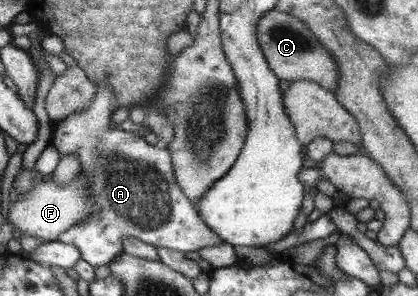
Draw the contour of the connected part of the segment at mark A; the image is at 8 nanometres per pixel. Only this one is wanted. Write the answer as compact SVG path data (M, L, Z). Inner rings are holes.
M101 83L96 86L91 104L81 107L79 111L57 121L55 129L49 138L49 145L55 147L60 155L73 154L79 161L80 172L85 176L85 190L91 194L95 215L85 217L83 221L71 225L67 231L59 235L58 241L75 245L81 253L81 259L93 267L105 266L115 256L122 252L123 238L135 238L152 247L167 248L180 253L196 251L207 246L219 245L221 241L211 231L198 211L191 204L189 198L179 188L174 176L174 165L170 160L170 153L162 145L149 145L141 136L133 131L118 130L111 121L111 114L116 109L113 91Z

